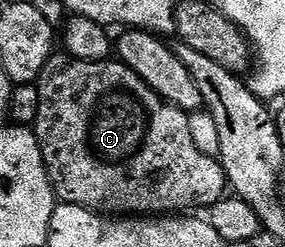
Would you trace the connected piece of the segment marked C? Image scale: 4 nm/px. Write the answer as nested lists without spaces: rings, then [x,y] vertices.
[[[55,54],[44,66],[44,70],[37,78],[38,93],[40,94],[40,114],[36,114],[36,122],[32,125],[34,136],[42,151],[42,161],[46,163],[46,173],[54,187],[54,195],[63,204],[80,206],[93,212],[103,214],[186,214],[190,208],[209,209],[211,204],[223,199],[228,192],[226,174],[221,164],[215,157],[200,154],[196,150],[196,142],[192,142],[192,130],[188,130],[189,115],[172,106],[140,74],[136,74],[128,65],[117,59],[101,60],[100,62],[84,62],[65,54]]]

